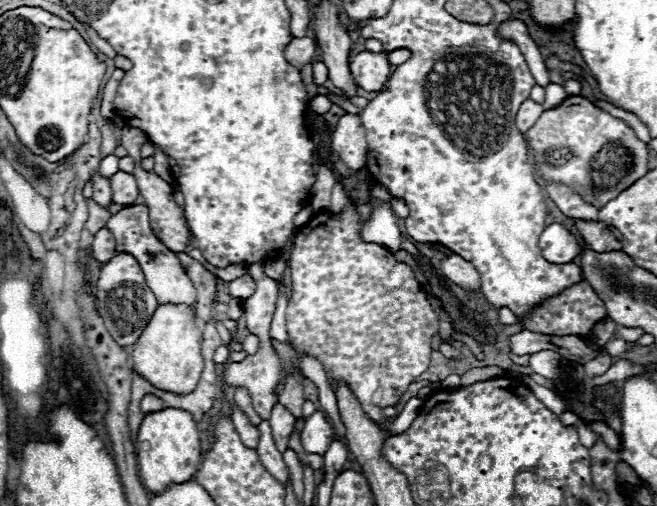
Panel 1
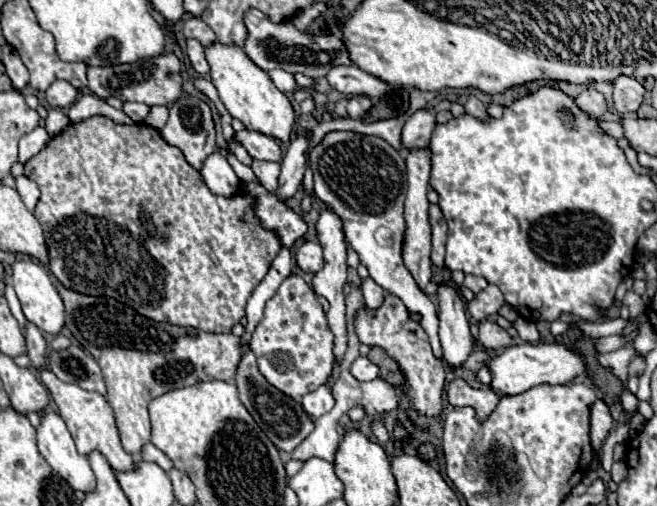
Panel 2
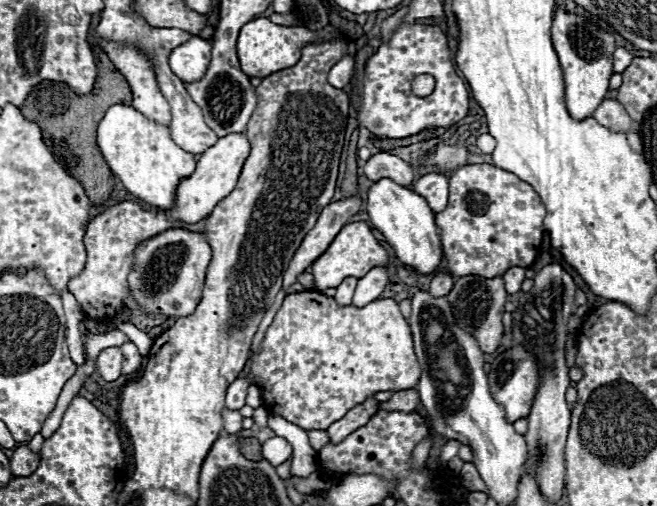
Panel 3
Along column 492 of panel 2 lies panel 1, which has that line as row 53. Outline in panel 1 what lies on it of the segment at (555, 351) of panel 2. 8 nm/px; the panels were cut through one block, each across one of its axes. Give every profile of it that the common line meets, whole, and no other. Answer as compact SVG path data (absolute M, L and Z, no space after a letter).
M358 52L350 60L350 72L354 82L368 90L368 92L378 92L384 88L386 80L390 78L390 62L388 62L388 52Z

